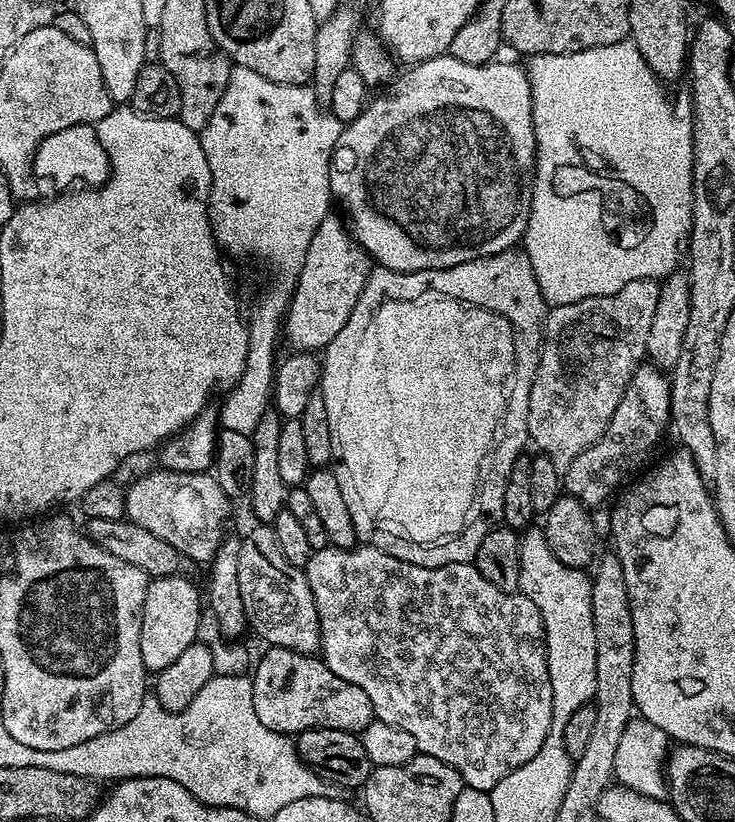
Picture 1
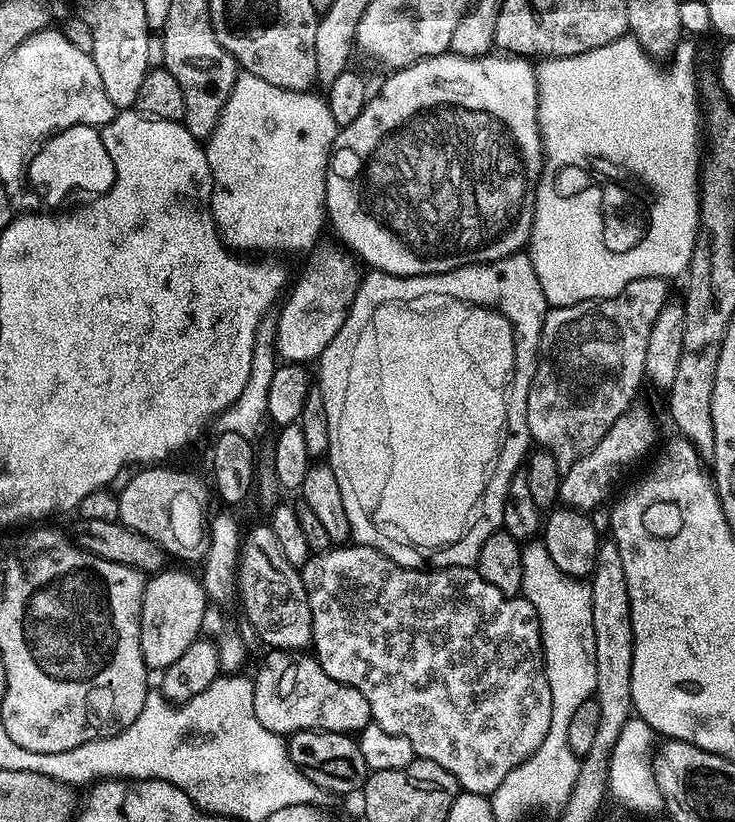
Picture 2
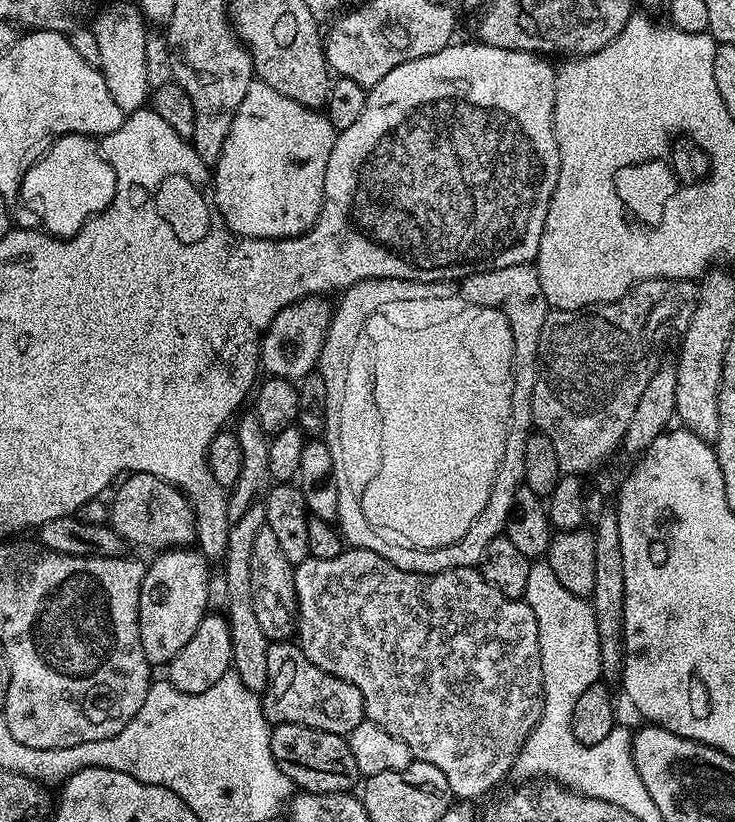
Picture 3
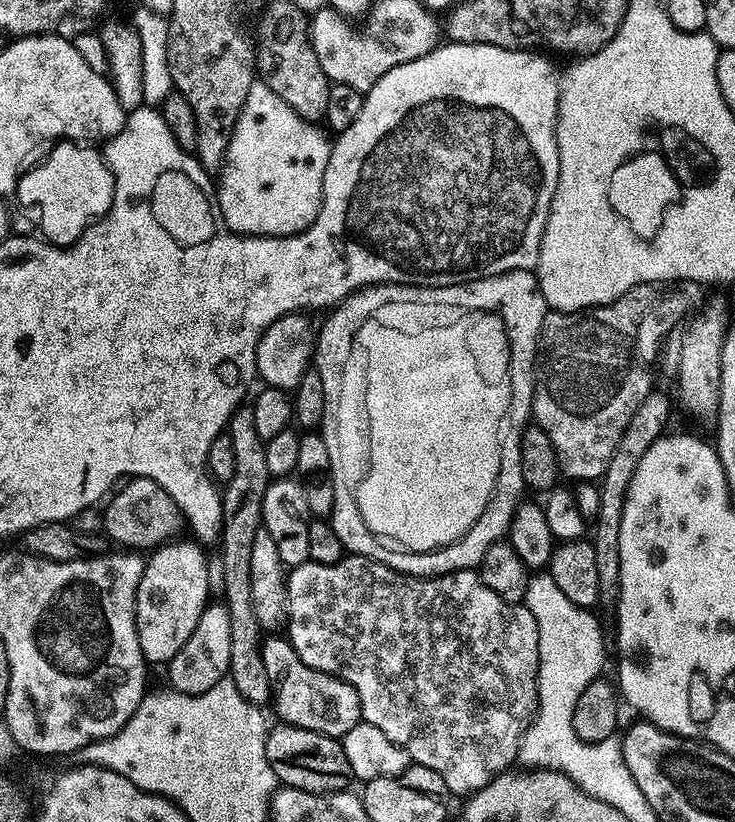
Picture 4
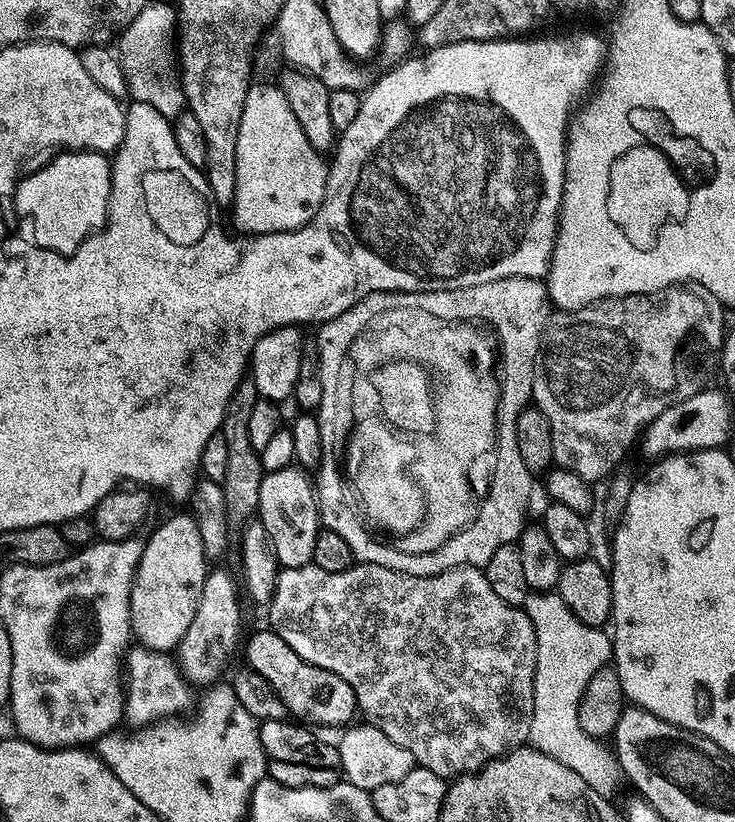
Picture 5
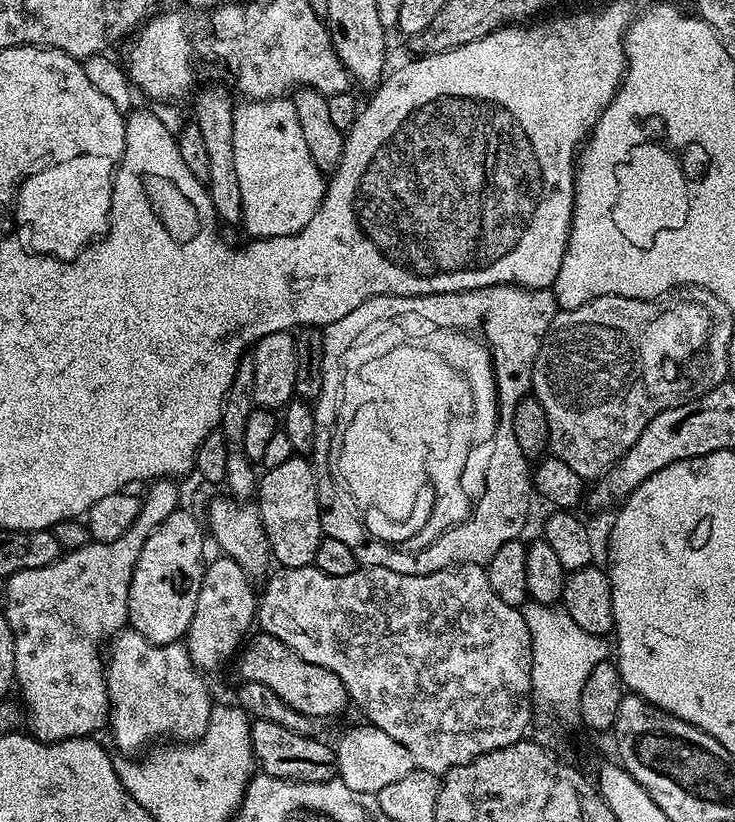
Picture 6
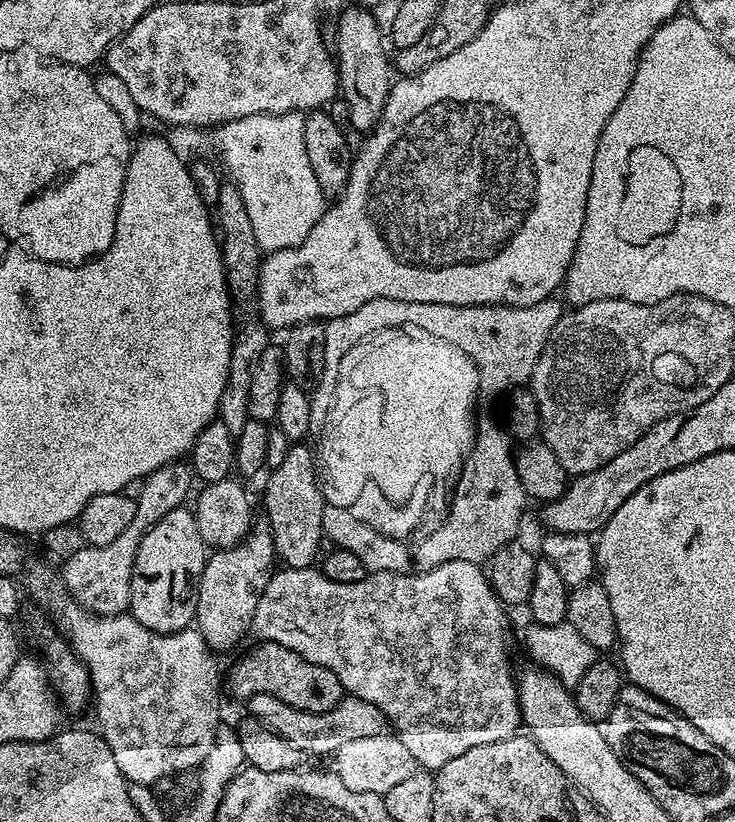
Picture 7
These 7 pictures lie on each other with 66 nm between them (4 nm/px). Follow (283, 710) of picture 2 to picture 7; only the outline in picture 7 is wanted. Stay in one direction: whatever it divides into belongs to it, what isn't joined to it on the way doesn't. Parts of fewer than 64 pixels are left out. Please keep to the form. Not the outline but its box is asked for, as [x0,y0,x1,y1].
[226,640,346,712]

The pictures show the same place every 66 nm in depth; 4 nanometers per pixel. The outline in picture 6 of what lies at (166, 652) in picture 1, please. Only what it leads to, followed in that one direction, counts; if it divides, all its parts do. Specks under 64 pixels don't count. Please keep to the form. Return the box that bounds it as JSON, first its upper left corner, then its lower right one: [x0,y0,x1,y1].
[128,510,206,644]

